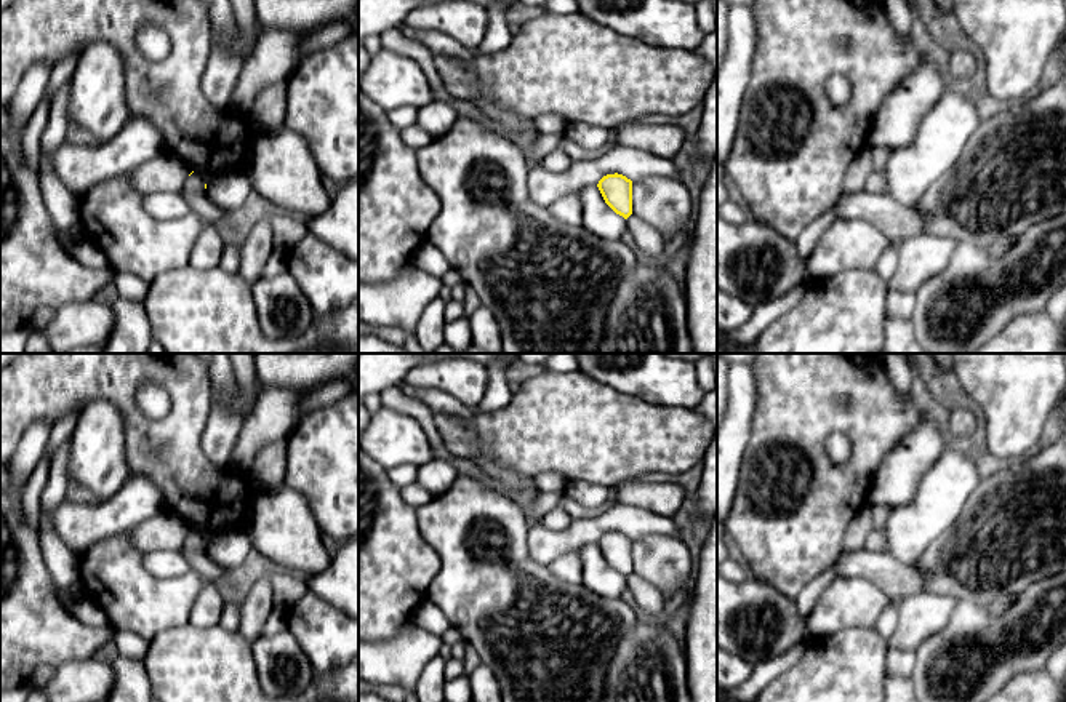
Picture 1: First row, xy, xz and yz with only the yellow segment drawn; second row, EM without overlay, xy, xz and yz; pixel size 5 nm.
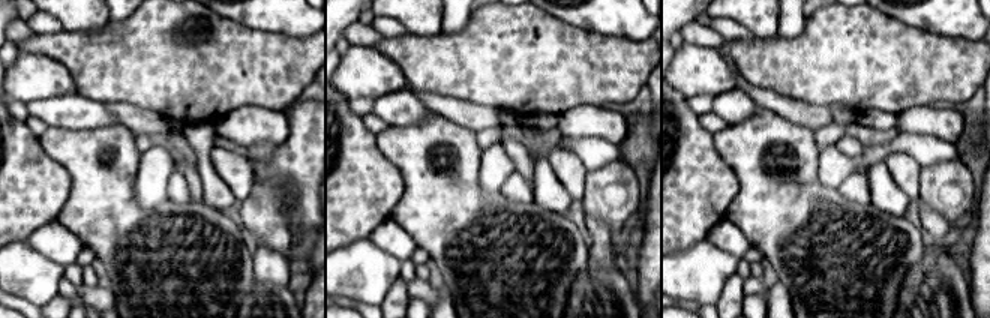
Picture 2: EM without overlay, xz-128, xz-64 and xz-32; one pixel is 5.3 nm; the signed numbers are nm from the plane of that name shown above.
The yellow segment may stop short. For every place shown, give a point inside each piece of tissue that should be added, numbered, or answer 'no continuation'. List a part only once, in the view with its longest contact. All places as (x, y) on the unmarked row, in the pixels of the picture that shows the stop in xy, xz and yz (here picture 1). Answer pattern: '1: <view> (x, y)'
no continuation

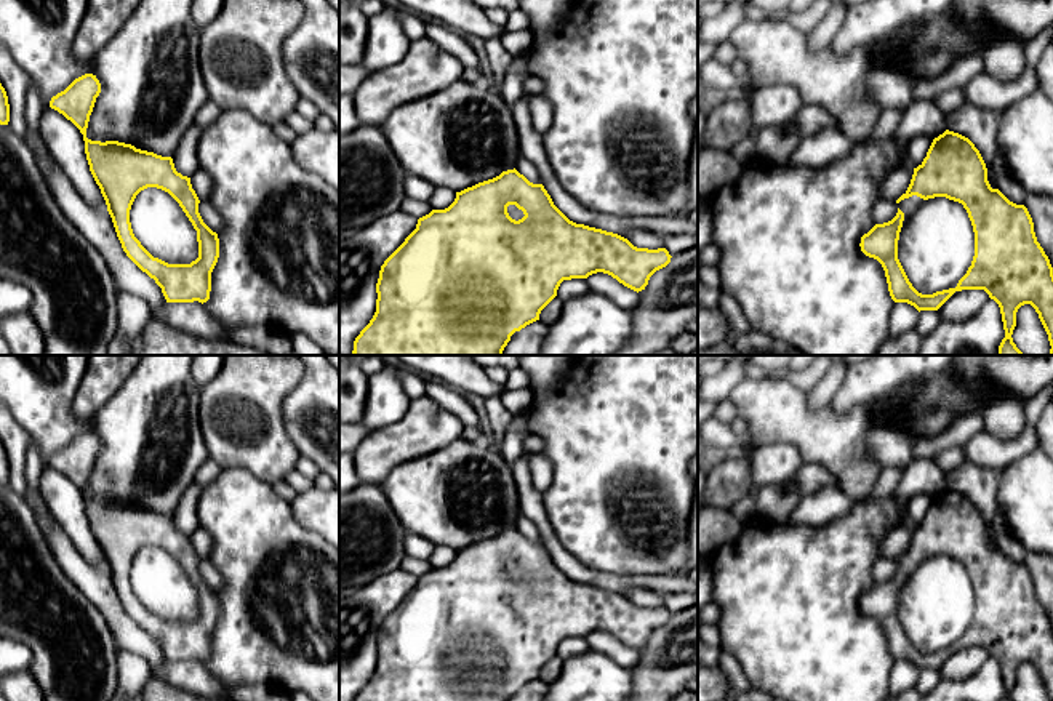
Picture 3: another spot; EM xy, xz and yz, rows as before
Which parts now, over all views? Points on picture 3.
1: yz (908, 564)

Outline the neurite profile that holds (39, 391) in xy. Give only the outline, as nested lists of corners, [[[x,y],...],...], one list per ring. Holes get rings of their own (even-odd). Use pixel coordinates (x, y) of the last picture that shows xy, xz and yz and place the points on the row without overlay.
[[[0,355],[0,403],[37,442],[46,464],[75,437],[91,432],[93,419],[72,413],[86,368],[88,355]]]

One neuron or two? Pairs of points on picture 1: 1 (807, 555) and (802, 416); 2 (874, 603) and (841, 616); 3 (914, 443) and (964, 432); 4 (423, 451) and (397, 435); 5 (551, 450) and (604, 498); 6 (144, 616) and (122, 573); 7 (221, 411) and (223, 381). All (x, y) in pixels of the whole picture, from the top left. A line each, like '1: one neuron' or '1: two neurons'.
1: one neuron
2: one neuron
3: two neurons
4: one neuron
5: two neurons
6: one neuron
7: one neuron

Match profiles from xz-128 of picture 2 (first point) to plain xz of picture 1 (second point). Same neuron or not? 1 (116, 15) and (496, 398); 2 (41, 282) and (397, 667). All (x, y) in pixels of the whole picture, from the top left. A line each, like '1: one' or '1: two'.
1: one
2: one

